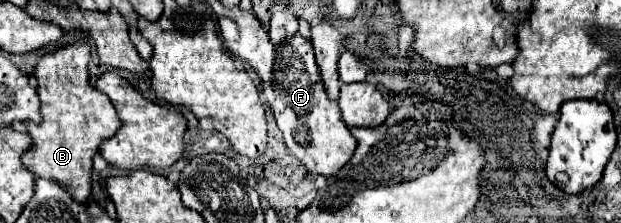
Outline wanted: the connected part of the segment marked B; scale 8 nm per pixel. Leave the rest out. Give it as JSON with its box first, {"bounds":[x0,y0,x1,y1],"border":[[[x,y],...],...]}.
{"bounds":[23,40,119,202],"border":[[[77,40],[73,46],[59,48],[45,54],[37,68],[37,94],[41,100],[41,124],[27,122],[29,136],[33,138],[33,150],[23,154],[23,164],[37,178],[49,178],[69,190],[71,198],[85,202],[91,198],[91,174],[93,156],[101,142],[111,138],[119,130],[119,118],[103,92],[97,92],[89,82],[89,44]]]}

